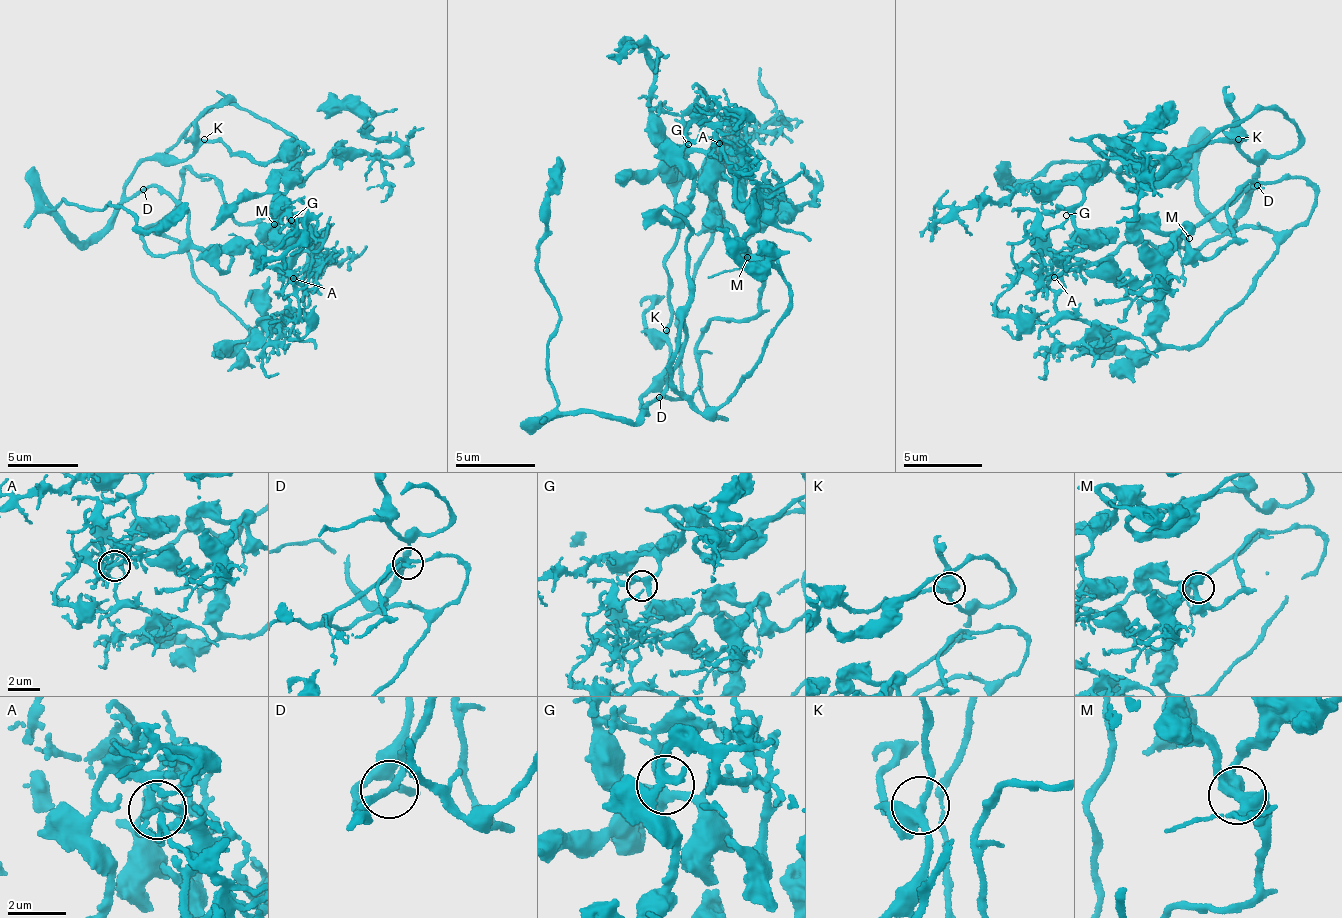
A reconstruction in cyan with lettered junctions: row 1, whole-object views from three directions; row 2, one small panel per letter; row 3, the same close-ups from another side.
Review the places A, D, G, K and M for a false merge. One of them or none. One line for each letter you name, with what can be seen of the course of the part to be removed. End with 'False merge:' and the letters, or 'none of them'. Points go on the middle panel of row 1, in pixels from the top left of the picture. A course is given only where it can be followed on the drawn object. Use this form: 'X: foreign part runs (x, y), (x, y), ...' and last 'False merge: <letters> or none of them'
False merge: none of them

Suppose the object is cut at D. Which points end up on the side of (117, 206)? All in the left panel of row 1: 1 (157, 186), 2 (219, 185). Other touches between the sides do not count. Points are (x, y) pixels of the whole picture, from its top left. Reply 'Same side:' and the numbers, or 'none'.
Same side: none

